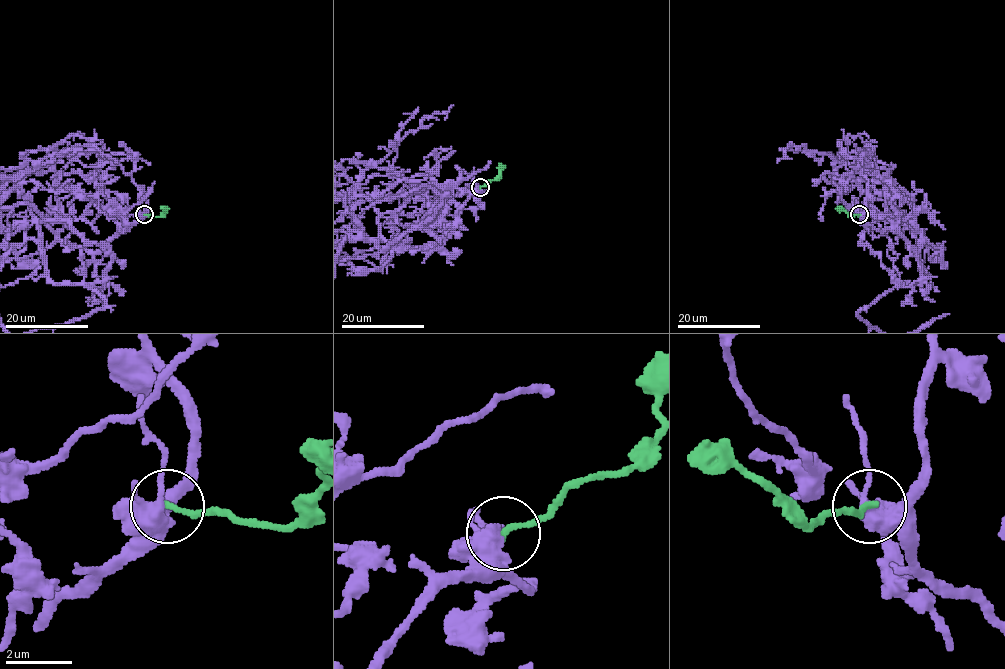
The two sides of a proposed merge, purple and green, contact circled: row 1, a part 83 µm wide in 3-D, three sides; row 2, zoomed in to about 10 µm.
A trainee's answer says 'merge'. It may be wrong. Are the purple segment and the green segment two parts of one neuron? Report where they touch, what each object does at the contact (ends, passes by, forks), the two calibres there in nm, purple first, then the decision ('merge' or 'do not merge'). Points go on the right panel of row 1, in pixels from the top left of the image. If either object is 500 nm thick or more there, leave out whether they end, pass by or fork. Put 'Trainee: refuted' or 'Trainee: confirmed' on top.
Trainee: refuted
(859, 214) | purple forks | green ends | 420/190 nm | do not merge

